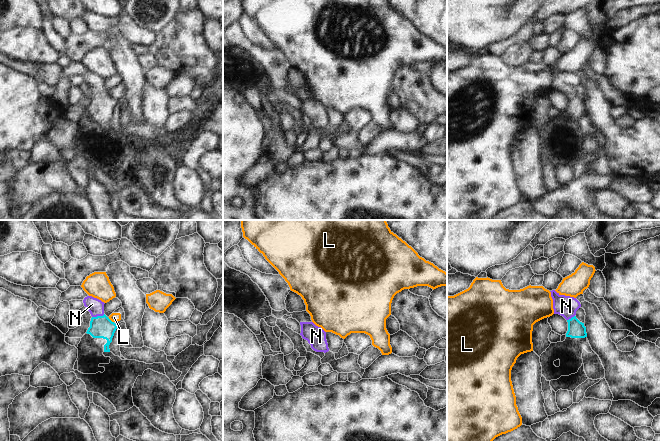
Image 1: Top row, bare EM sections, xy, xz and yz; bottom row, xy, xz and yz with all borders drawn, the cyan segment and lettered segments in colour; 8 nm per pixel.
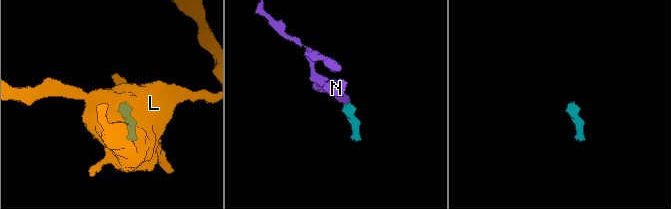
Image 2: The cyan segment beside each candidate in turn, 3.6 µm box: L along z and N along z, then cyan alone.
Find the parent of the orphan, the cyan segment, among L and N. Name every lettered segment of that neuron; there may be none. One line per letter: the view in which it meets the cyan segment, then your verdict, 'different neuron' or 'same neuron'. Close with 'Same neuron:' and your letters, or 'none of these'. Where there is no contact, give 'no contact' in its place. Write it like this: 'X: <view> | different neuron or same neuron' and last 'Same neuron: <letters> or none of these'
L: xy | different neuron
N: xy | same neuron
Same neuron: N

